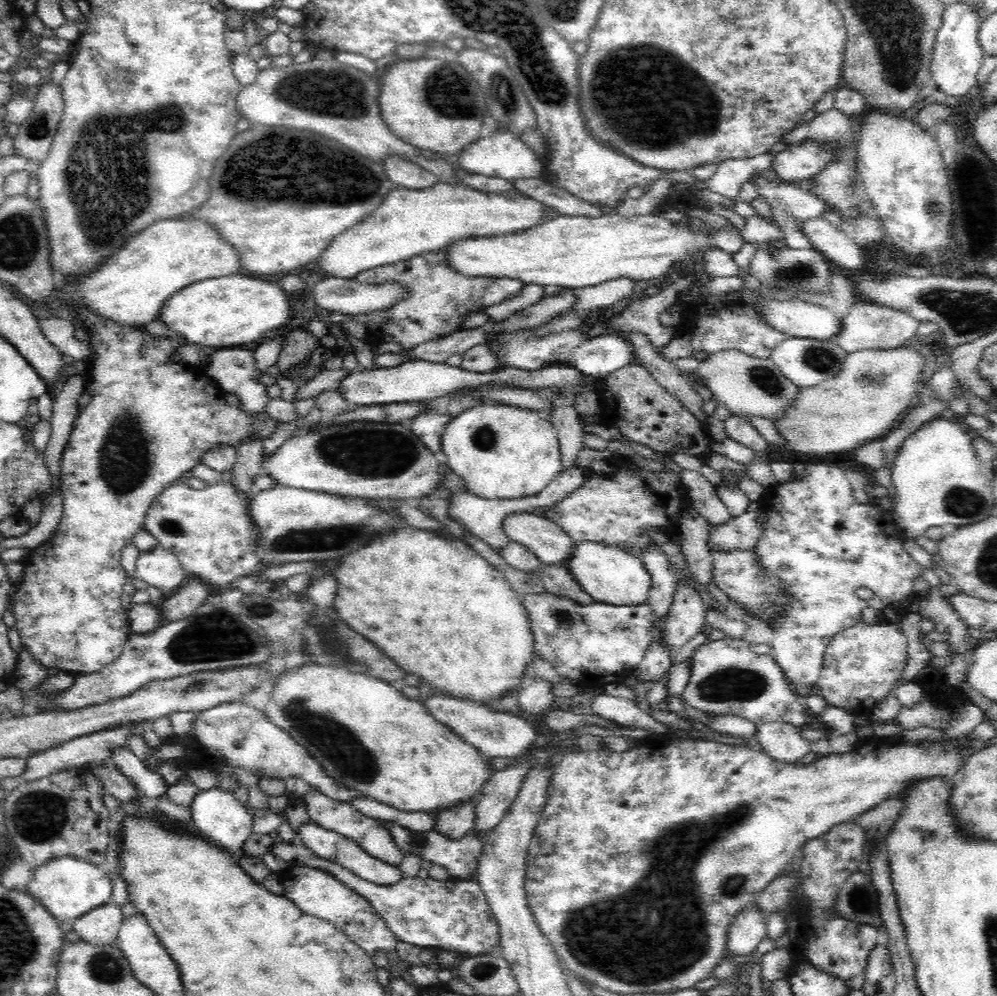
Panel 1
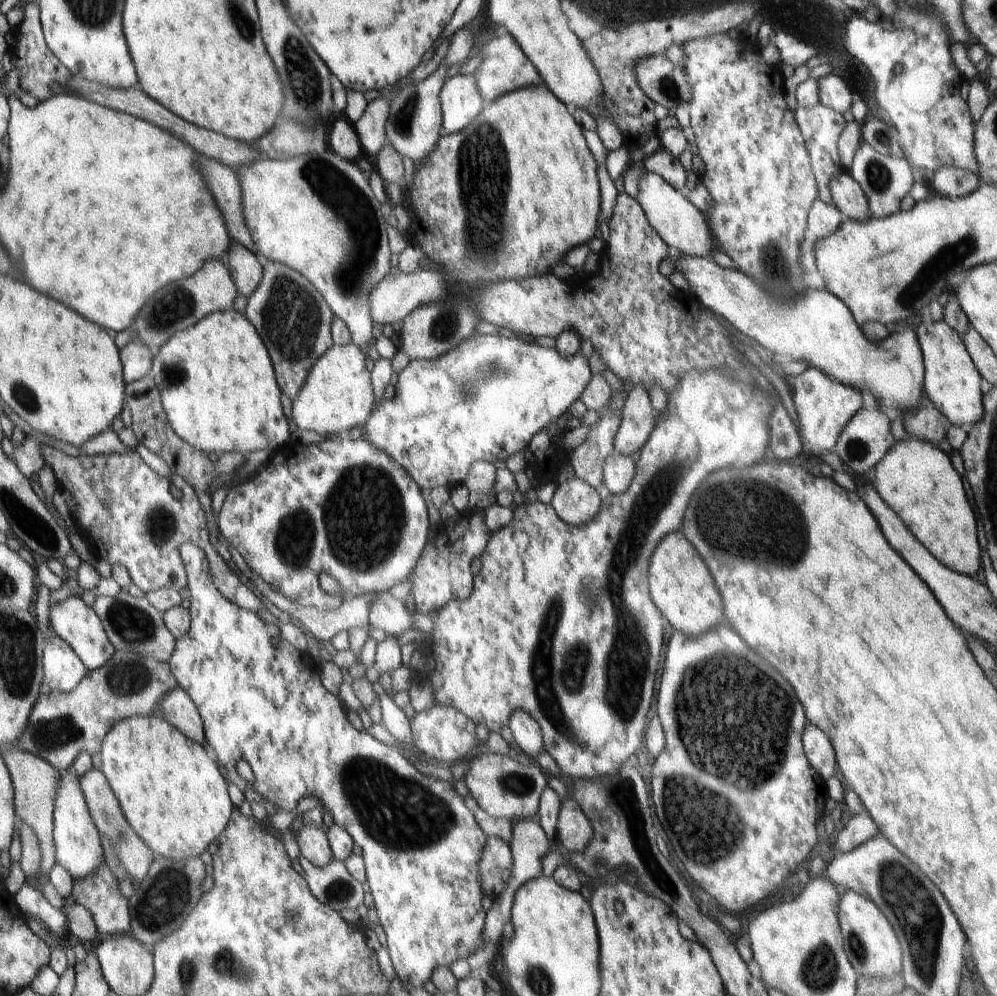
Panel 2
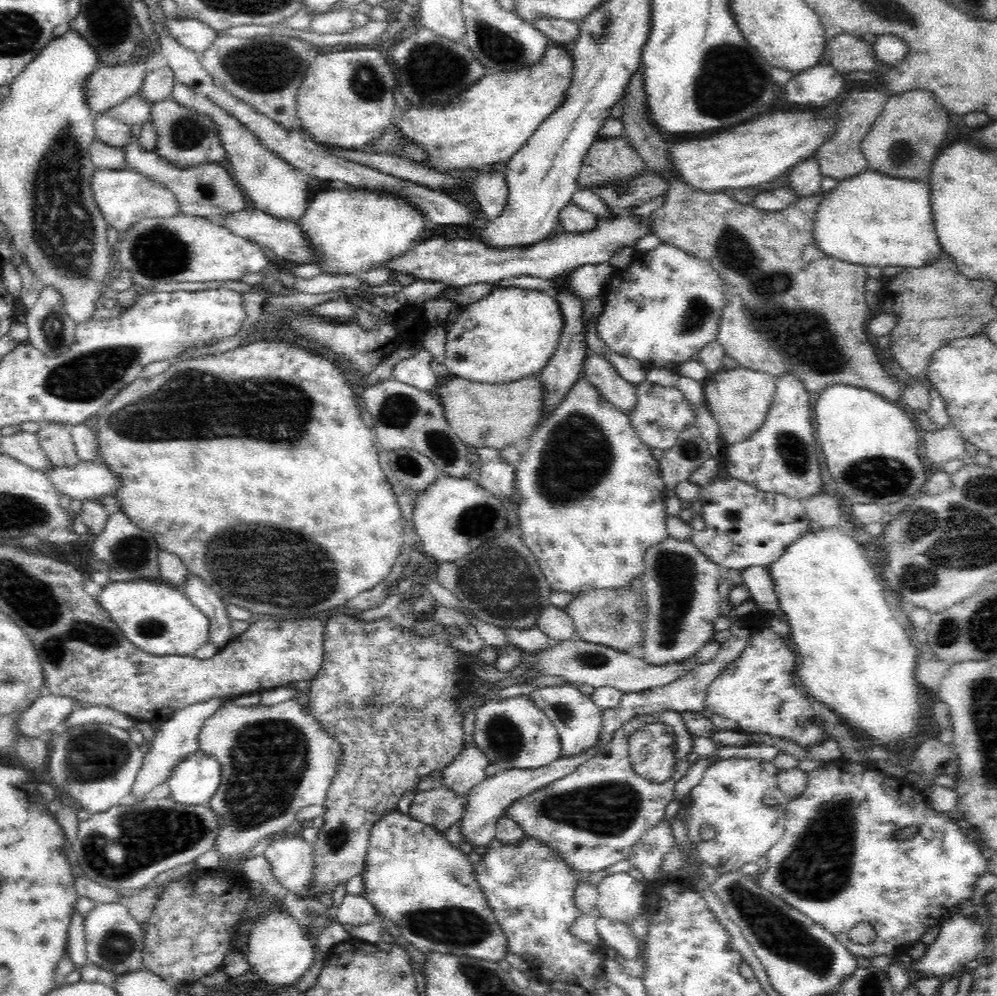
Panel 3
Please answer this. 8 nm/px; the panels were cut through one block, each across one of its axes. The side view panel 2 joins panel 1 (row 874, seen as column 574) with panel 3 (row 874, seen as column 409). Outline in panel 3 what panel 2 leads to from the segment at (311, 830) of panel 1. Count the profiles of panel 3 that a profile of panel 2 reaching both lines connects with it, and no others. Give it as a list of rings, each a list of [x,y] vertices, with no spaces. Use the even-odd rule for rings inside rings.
[[[398,809],[384,814],[370,830],[366,864],[361,875],[364,897],[374,905],[377,913],[382,913],[400,928],[404,939],[423,953],[438,951],[492,962],[508,954],[506,935],[476,880],[474,864],[465,852],[443,837],[442,830],[416,820],[409,813],[402,814]]]

